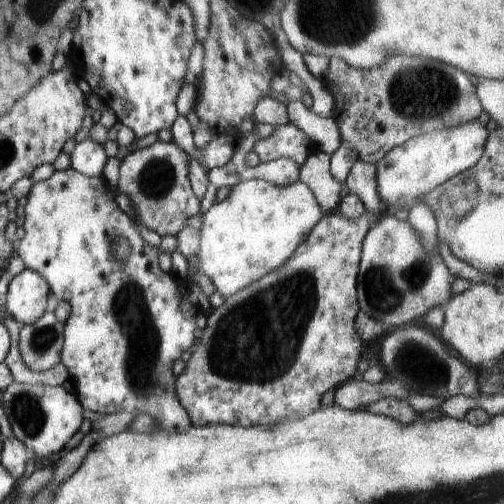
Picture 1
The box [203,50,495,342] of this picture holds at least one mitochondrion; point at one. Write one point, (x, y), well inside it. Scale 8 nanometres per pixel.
(431, 93)

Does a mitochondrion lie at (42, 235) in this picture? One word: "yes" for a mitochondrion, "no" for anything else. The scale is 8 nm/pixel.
no

